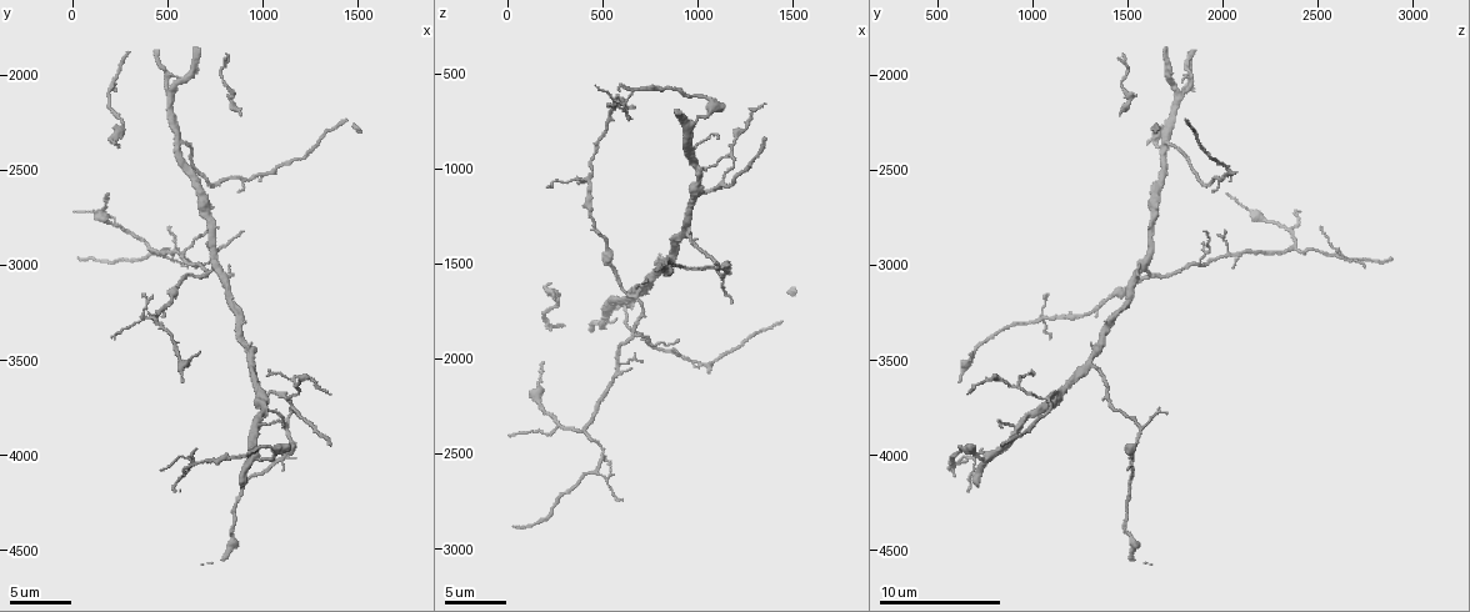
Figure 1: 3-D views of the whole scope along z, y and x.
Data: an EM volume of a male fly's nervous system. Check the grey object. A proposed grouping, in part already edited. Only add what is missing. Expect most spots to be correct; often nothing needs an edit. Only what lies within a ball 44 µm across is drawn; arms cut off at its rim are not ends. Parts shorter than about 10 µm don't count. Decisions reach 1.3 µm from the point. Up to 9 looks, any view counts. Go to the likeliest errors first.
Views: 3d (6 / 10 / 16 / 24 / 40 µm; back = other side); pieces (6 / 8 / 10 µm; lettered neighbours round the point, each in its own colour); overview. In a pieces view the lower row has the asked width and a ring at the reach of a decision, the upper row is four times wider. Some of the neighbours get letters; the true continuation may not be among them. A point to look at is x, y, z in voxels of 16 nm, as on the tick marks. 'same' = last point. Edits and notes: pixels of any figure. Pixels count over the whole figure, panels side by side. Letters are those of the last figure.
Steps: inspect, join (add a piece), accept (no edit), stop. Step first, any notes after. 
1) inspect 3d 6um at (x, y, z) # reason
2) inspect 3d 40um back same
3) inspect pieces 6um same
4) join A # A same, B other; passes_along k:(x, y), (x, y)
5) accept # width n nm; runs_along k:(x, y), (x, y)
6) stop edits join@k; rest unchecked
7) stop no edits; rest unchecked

inspect pieces 8um at (870, 2190, 1470) # an open end

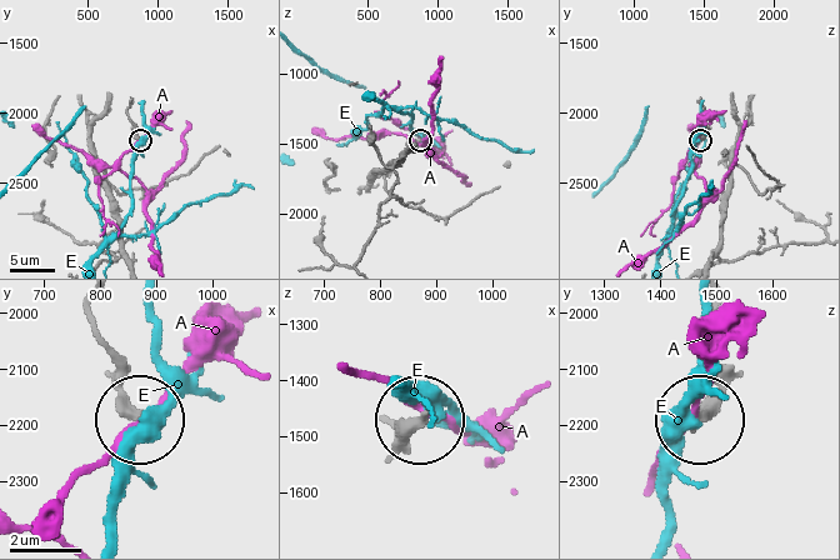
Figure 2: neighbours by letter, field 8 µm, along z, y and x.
accept # A other, E other; none of them fits

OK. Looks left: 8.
inspect 3d 10um at (210, 2360, 1590) # branch stops here

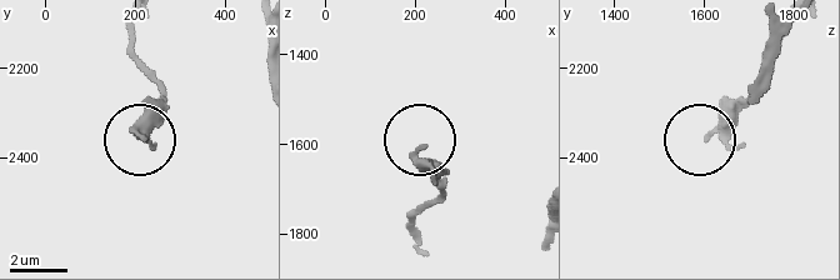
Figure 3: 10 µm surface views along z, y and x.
inspect pieces 8um at (220, 2350, 1600)

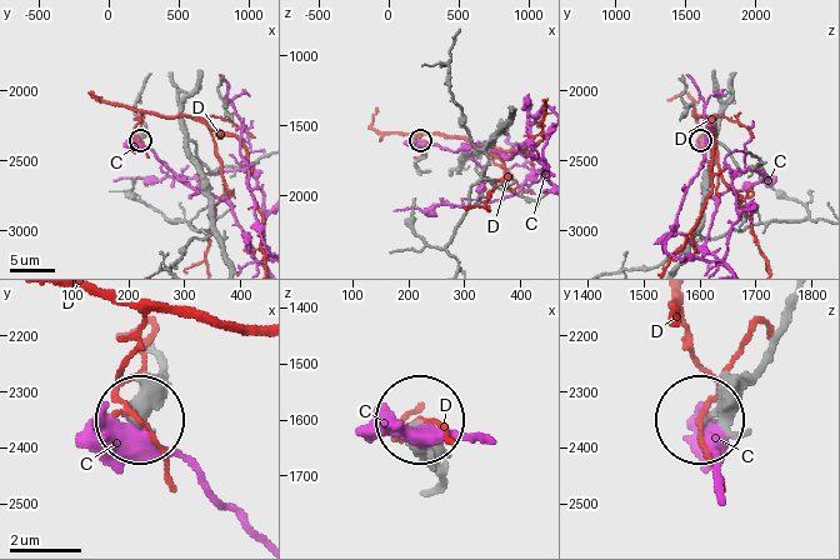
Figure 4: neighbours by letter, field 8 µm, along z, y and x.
accept # C other, D other; none of them fits

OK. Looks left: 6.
inspect pieces 10um at (560, 3610, 600) # tapers out

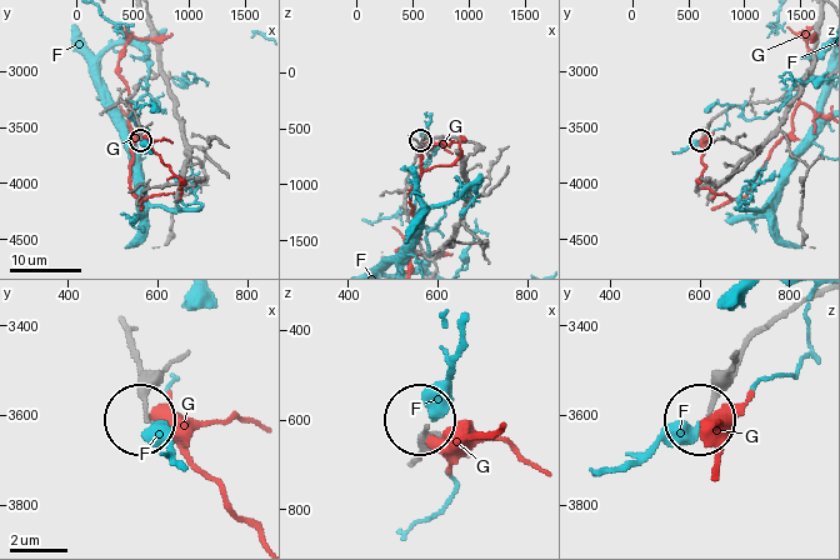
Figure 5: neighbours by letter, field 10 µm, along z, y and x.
accept # F other, G other; no lettered piece goes on from it

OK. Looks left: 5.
inspect 3d 10um at (20, 2710, 2410) # thin end

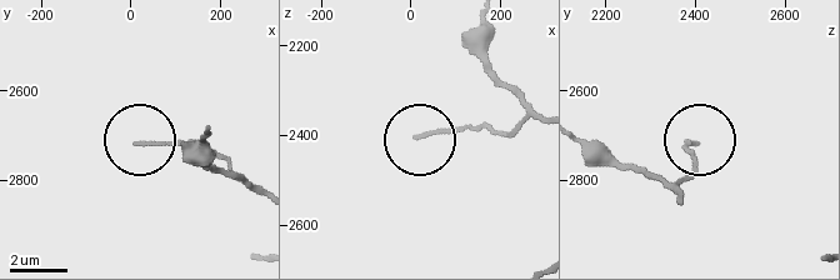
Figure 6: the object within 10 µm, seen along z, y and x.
inspect pieces 6um at (20, 2720, 2405)

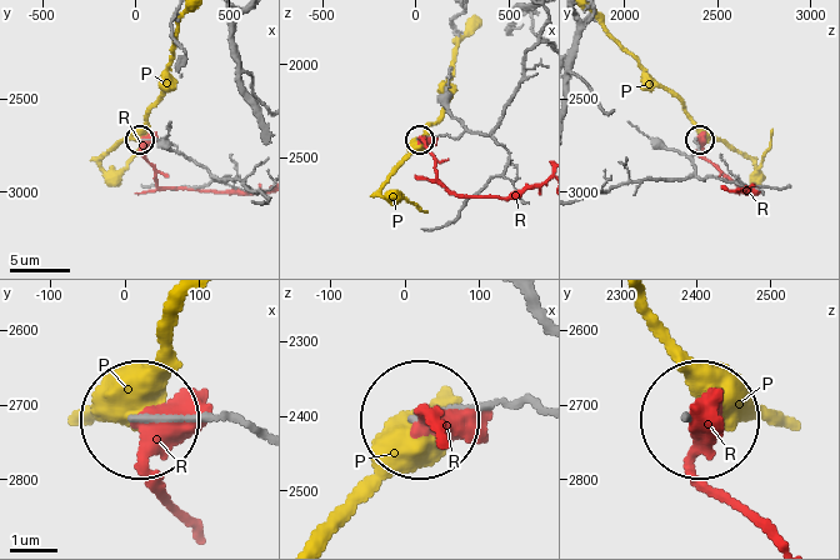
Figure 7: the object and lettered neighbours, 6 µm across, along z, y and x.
accept # width 120 nm; P other, R other; runs_along 7:(250, 429), (146, 421); no lettered piece goes on from it

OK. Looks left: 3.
stop no edits; rest unchecked

